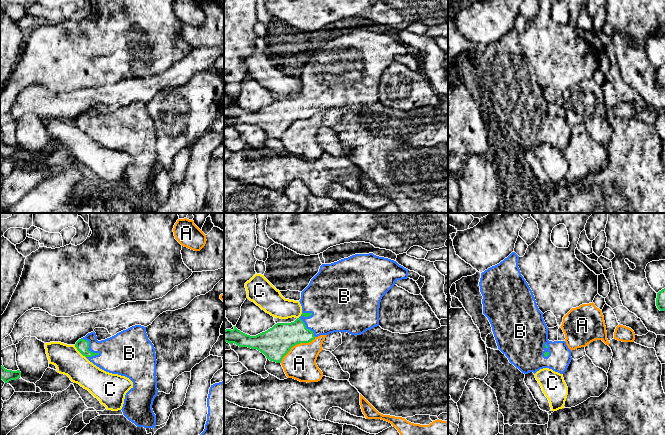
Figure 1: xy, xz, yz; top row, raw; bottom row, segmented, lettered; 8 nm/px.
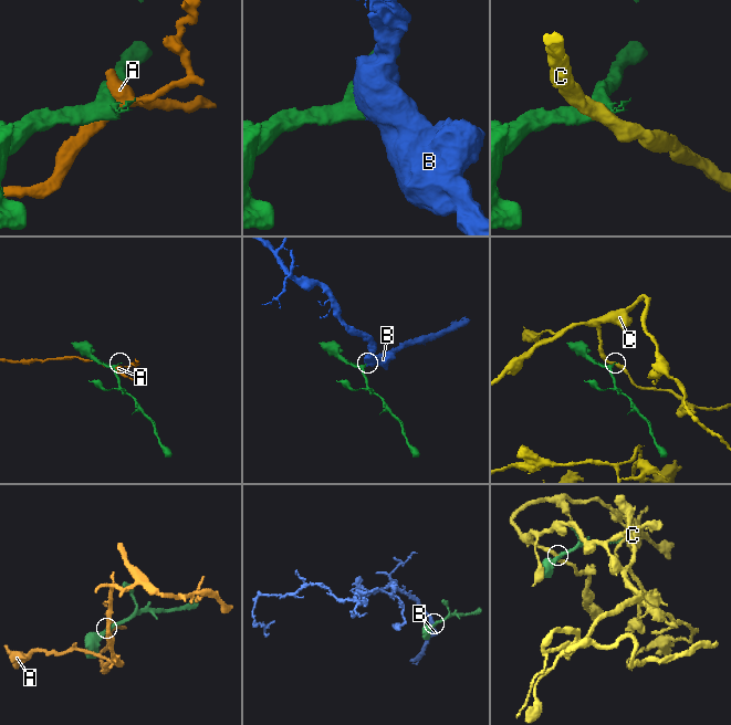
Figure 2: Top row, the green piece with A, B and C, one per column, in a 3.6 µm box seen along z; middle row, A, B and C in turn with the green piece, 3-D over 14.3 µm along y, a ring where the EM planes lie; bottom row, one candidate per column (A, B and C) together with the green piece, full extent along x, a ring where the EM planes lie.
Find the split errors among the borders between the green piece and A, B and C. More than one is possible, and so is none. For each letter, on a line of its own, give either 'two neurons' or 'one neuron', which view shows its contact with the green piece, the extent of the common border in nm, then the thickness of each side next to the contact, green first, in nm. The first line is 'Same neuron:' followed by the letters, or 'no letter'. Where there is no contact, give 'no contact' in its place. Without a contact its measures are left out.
Same neuron: B
A: two neurons; contact in xz; length 360 nm; calibres 240 and 260 nm
B: one neuron; contact in xy; length 200 nm; calibres 100 and 300 nm
C: two neurons; contact in xy; length 60 nm; calibres 100 and 220 nm

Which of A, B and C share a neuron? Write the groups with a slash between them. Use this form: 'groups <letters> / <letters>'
groups A / B / C

